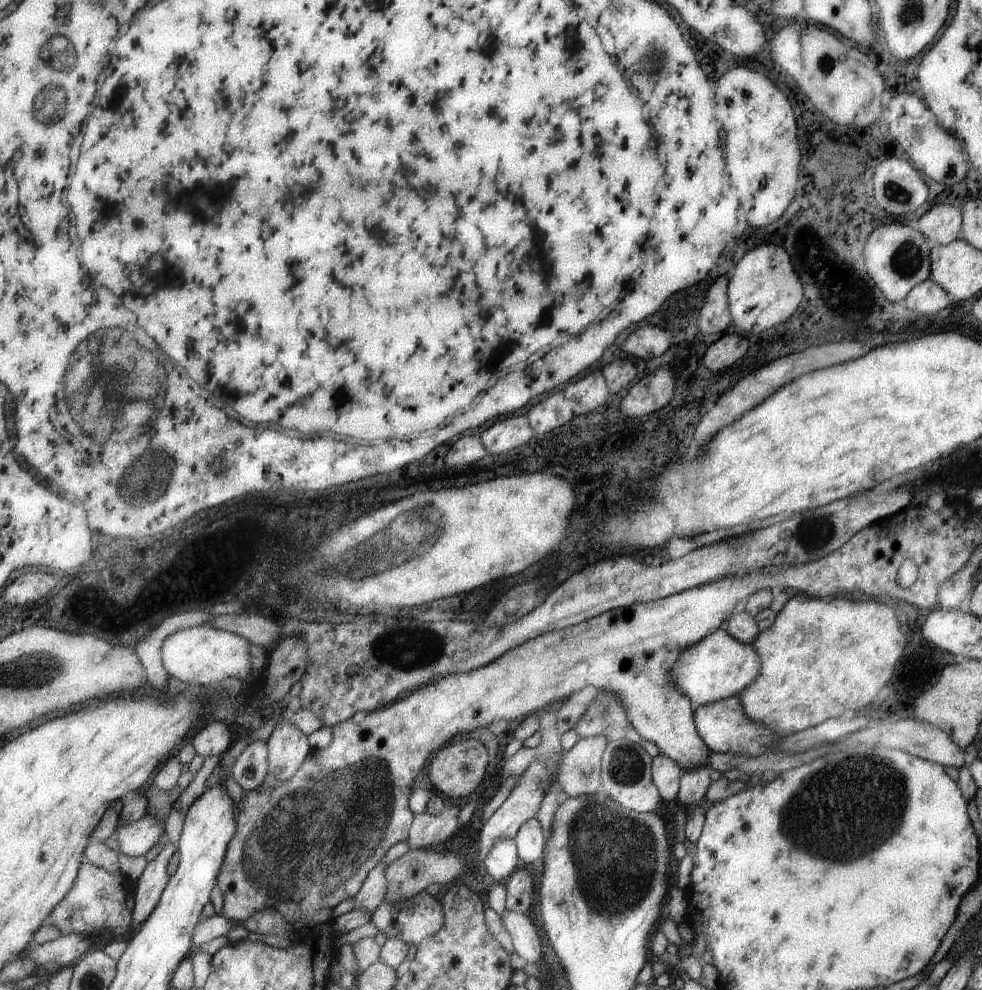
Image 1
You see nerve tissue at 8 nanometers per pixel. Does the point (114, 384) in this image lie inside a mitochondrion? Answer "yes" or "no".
yes

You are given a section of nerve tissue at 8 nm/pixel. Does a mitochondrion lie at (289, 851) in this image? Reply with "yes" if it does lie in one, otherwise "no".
yes

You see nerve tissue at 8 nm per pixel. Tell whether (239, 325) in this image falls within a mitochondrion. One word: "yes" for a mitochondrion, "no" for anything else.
no

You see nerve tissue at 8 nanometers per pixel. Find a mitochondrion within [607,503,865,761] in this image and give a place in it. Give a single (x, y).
(812, 532)

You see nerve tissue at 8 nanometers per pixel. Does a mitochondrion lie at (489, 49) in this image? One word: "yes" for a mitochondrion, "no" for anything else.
no

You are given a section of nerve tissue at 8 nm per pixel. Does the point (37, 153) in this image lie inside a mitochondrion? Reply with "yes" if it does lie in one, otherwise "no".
yes

